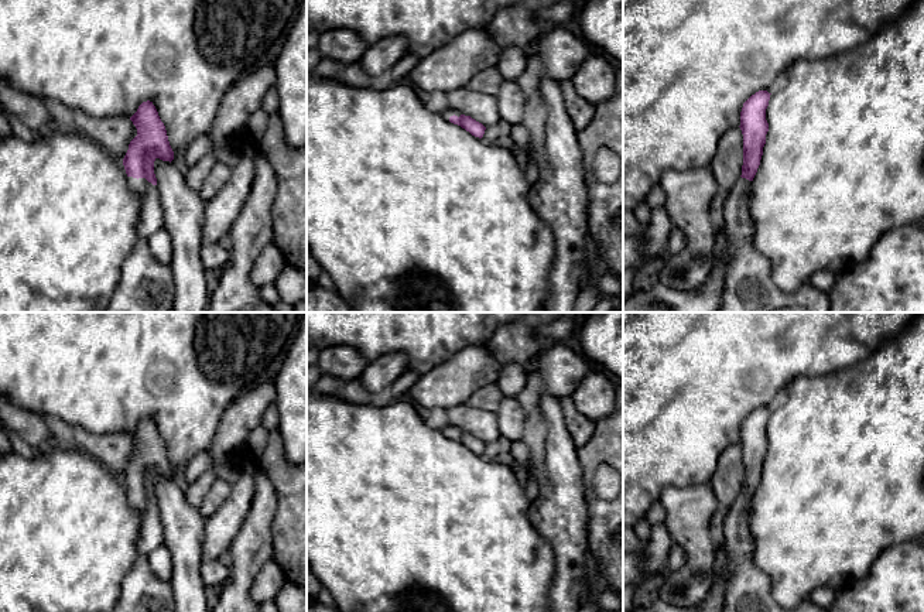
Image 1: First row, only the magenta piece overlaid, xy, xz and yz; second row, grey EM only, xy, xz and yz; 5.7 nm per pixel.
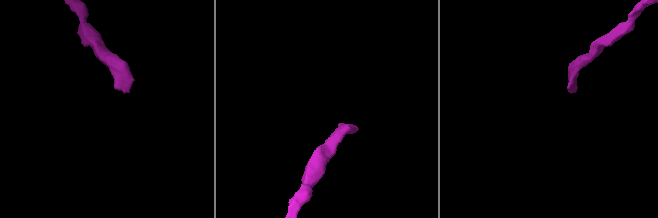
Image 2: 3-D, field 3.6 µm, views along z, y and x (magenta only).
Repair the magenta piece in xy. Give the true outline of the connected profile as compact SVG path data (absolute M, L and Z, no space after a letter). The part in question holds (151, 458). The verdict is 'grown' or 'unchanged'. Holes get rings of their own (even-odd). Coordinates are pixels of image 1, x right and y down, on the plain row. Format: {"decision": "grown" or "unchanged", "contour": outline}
{"decision": "grown", "contour": "M143 418L130 434L137 452L123 475L130 505L140 513L141 526L137 557L122 582L122 592L113 612L175 612L170 579L160 579L150 568L147 555L164 544L164 529L154 490L154 478L172 478L167 447L153 418Z"}

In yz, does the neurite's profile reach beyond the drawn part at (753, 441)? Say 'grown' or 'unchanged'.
grown

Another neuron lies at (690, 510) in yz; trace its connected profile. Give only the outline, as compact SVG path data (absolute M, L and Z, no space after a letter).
M711 483L668 486L658 500L665 509L670 539L687 553L687 563L670 574L656 598L678 608L699 608L715 579L711 523L722 506Z

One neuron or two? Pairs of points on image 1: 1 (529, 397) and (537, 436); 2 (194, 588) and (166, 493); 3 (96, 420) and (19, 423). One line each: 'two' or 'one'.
1: one
2: one
3: two

